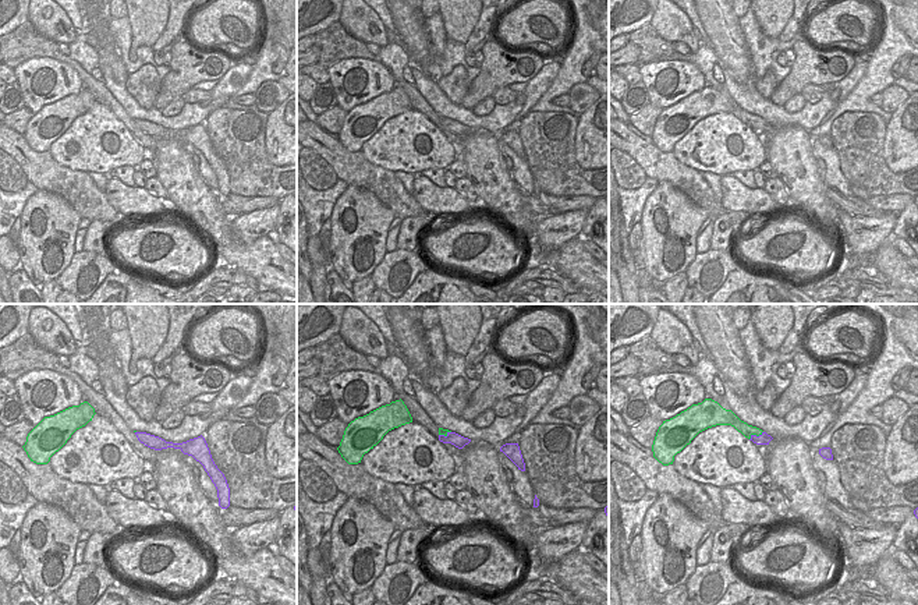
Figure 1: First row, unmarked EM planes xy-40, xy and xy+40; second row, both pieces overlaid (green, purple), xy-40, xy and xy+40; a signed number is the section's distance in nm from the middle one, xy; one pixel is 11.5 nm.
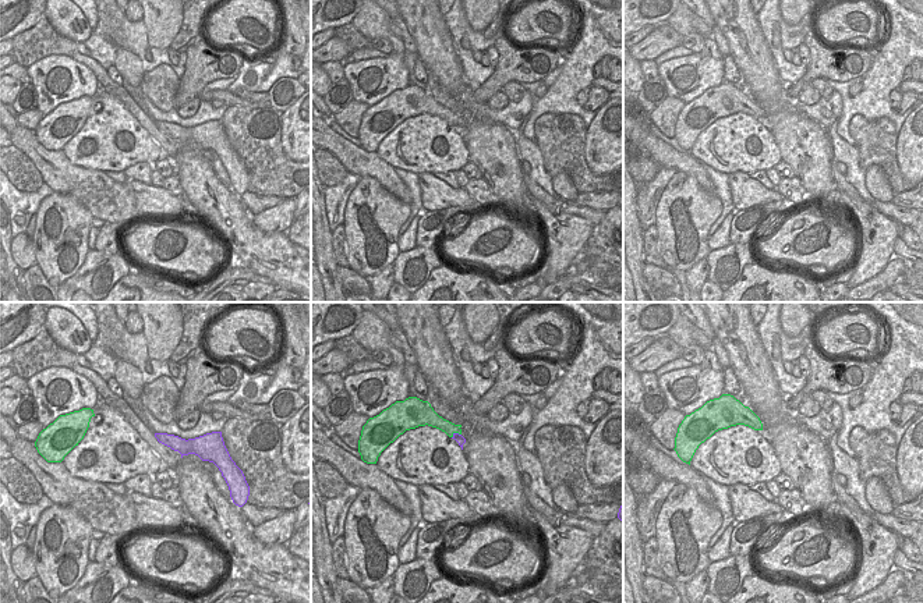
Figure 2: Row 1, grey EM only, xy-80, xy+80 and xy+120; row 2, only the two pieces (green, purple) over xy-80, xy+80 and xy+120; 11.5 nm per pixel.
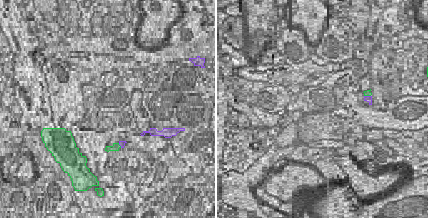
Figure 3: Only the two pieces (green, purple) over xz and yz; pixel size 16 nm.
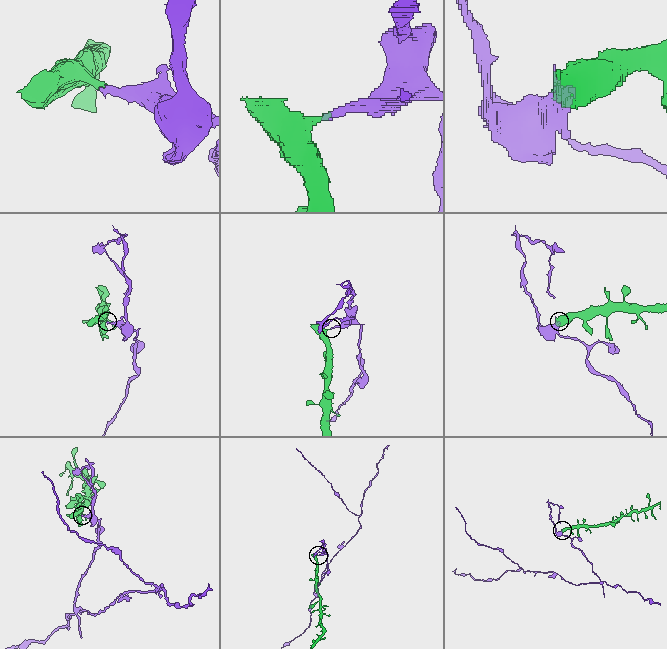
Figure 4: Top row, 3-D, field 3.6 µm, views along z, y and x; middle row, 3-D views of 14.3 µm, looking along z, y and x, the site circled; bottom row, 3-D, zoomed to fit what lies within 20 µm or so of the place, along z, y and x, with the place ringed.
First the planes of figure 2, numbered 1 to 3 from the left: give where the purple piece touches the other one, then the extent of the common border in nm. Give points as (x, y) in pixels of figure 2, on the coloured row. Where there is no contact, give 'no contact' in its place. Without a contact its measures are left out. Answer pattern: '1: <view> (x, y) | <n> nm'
1: no contact
2: xy+80 (455, 432) | 120 nm
3: no contact

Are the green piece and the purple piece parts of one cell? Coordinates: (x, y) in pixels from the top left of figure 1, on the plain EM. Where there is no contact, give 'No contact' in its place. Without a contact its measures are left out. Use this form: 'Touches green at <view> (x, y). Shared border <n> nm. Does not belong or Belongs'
Touches green at xy+40 (755, 121). Shared border 190 nm. Does not belong.

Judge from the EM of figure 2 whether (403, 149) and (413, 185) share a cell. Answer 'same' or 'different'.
different

